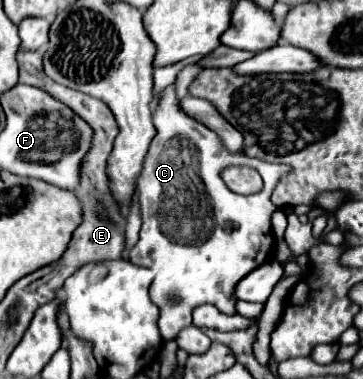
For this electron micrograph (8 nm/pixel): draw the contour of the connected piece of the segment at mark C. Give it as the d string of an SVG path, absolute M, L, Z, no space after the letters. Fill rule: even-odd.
M174 84L166 86L160 92L160 102L152 112L152 118L158 134L150 144L142 174L138 178L142 228L138 244L130 250L130 262L142 268L150 268L156 274L148 294L150 300L160 308L158 328L162 338L174 340L178 330L192 324L192 310L200 304L216 304L220 312L236 314L236 284L272 258L274 232L270 226L270 216L274 214L276 206L272 204L270 196L278 180L288 172L288 166L270 164L256 158L248 158L246 154L228 152L220 142L218 134L214 134L210 128L206 128L202 122L188 116L180 108ZM230 166L250 166L258 170L258 174L264 178L264 188L252 196L240 196L232 192L220 176L222 170ZM174 296L180 296L178 304L172 302Z

